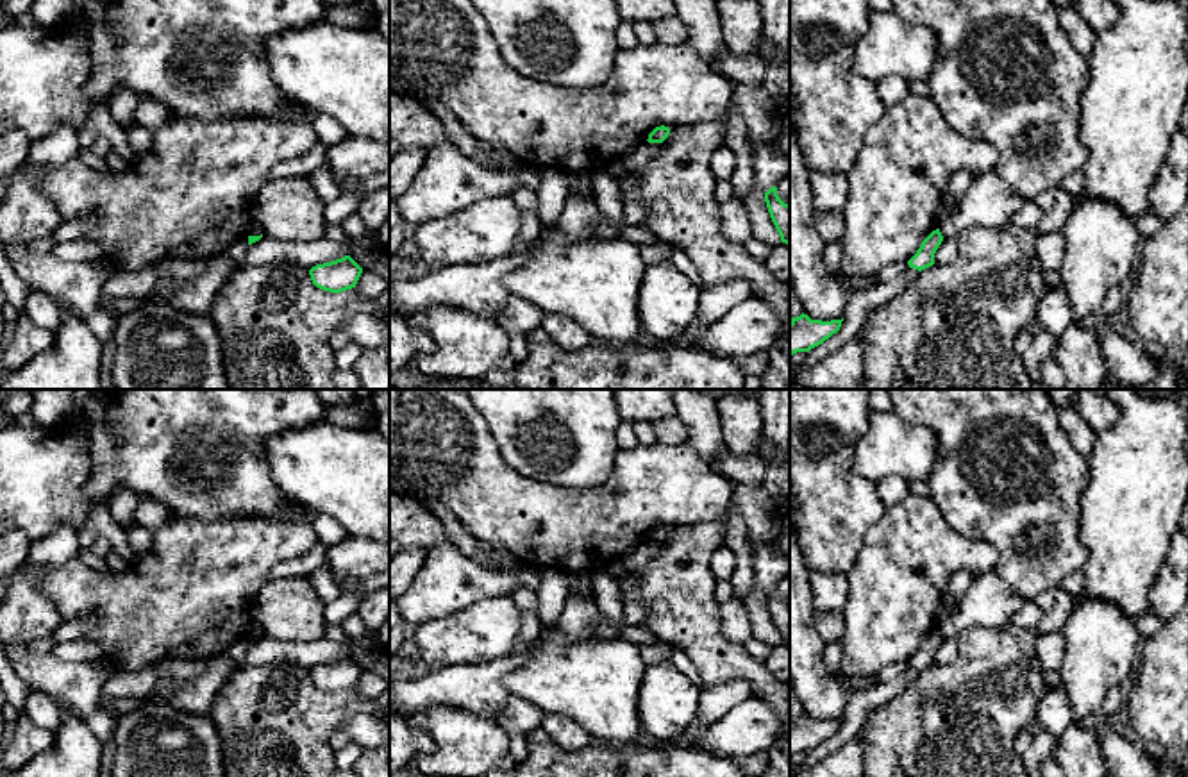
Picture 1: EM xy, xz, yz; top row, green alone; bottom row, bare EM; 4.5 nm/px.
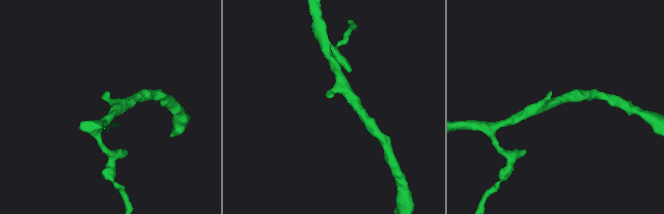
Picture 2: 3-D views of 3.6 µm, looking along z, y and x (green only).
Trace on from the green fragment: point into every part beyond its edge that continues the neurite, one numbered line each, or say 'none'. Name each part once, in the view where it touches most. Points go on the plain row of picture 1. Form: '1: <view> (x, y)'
none

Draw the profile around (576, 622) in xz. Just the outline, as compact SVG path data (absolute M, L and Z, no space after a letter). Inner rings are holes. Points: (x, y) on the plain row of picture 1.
M568 593L559 618L552 625L545 625L543 632L568 641L595 641L593 625L598 618L600 611L595 600Z

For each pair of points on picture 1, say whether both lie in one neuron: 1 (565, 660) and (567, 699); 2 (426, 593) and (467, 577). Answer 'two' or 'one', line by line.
1: one
2: one

